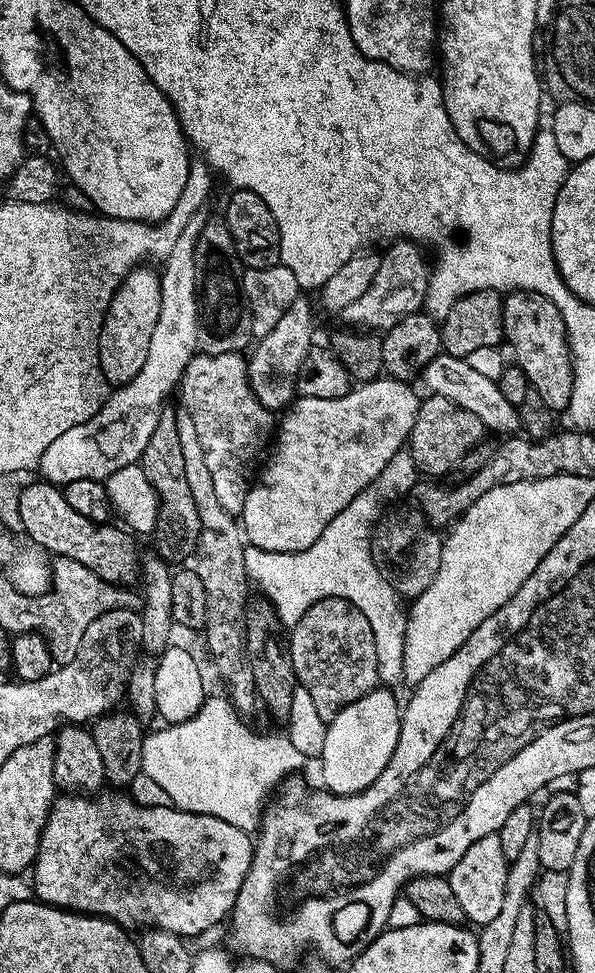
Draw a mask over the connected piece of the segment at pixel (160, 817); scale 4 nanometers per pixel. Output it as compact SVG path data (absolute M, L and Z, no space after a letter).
M60 794L52 801L48 809L48 820L38 842L36 862L30 869L30 883L35 899L41 904L51 904L53 908L63 908L68 912L79 912L86 916L102 916L113 920L125 930L139 929L141 926L170 930L185 938L196 937L202 930L215 929L220 919L231 913L238 898L238 890L250 870L254 840L249 833L222 822L217 816L207 816L197 812L183 812L175 806L142 805L128 794L123 796L102 796L103 794Z

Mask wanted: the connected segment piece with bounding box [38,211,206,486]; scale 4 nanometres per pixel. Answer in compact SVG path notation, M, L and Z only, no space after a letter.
M198 211L182 229L175 247L166 256L159 269L162 286L162 310L158 310L158 323L154 334L150 334L150 350L146 350L146 362L142 370L130 378L130 382L119 385L105 399L101 408L86 422L70 426L66 434L58 434L42 454L38 465L47 483L63 486L74 482L74 478L90 478L107 481L110 474L122 470L122 466L137 463L140 455L158 426L158 418L166 410L168 395L177 391L186 366L198 352L198 298L196 297L196 267L194 250L202 234L206 216Z

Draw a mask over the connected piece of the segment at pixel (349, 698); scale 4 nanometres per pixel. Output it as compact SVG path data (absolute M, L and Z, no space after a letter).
M337 596L320 599L291 627L289 644L297 683L313 699L325 723L341 709L379 685L377 631L349 600Z

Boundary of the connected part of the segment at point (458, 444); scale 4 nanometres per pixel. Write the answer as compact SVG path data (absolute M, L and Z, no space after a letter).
M428 394L420 401L420 409L414 418L412 432L408 436L406 451L416 463L417 473L428 478L444 478L463 455L483 441L485 436L486 429L477 415L470 414L468 410L464 410L448 398Z

